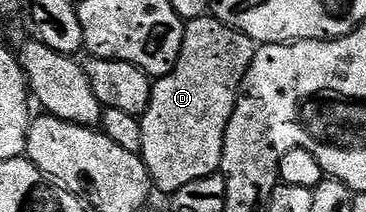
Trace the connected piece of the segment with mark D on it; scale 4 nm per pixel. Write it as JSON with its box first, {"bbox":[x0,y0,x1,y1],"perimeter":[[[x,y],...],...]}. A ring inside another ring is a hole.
{"bbox":[141,16,257,196],"perimeter":[[[204,16],[201,18],[192,18],[183,27],[183,47],[177,56],[177,64],[170,70],[168,74],[162,75],[152,85],[151,99],[149,100],[149,108],[141,115],[143,123],[143,152],[142,159],[147,165],[148,172],[151,173],[151,181],[156,191],[164,190],[167,196],[176,194],[181,188],[185,188],[185,184],[193,184],[193,180],[201,180],[209,177],[210,174],[216,173],[223,165],[223,145],[225,144],[225,128],[229,124],[229,120],[233,116],[233,108],[235,101],[239,98],[239,89],[245,80],[245,72],[249,72],[251,61],[255,55],[257,43],[249,36],[245,36],[240,30],[233,29],[232,26],[226,26],[224,22],[219,22],[213,16]]]}

